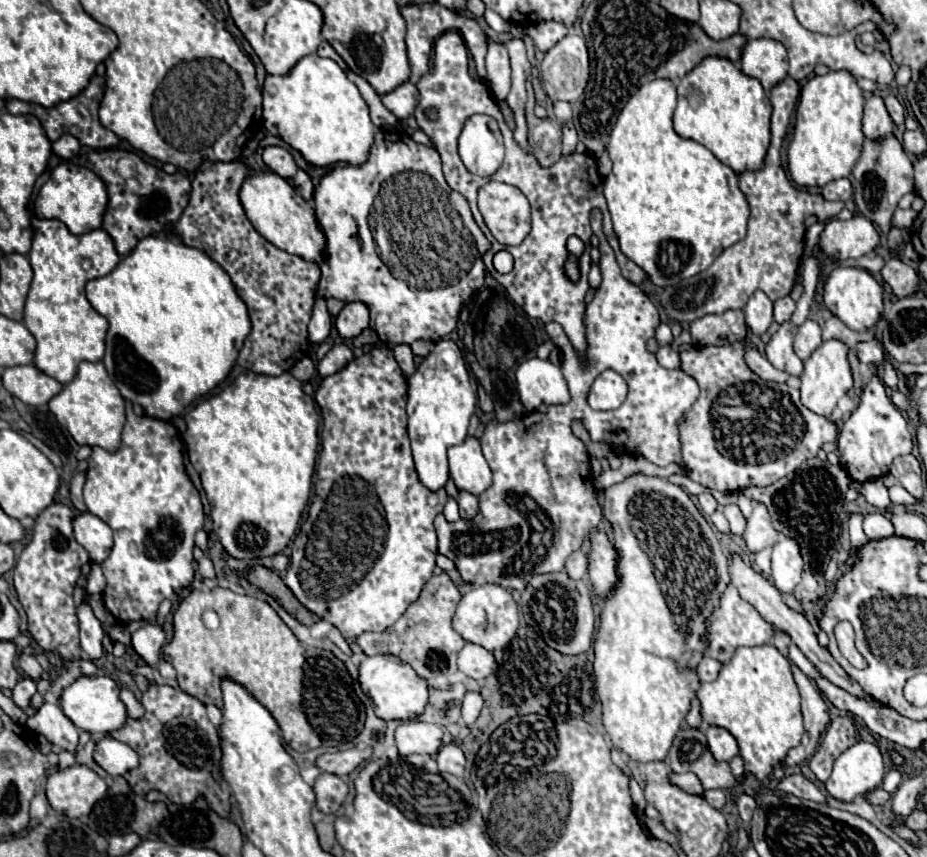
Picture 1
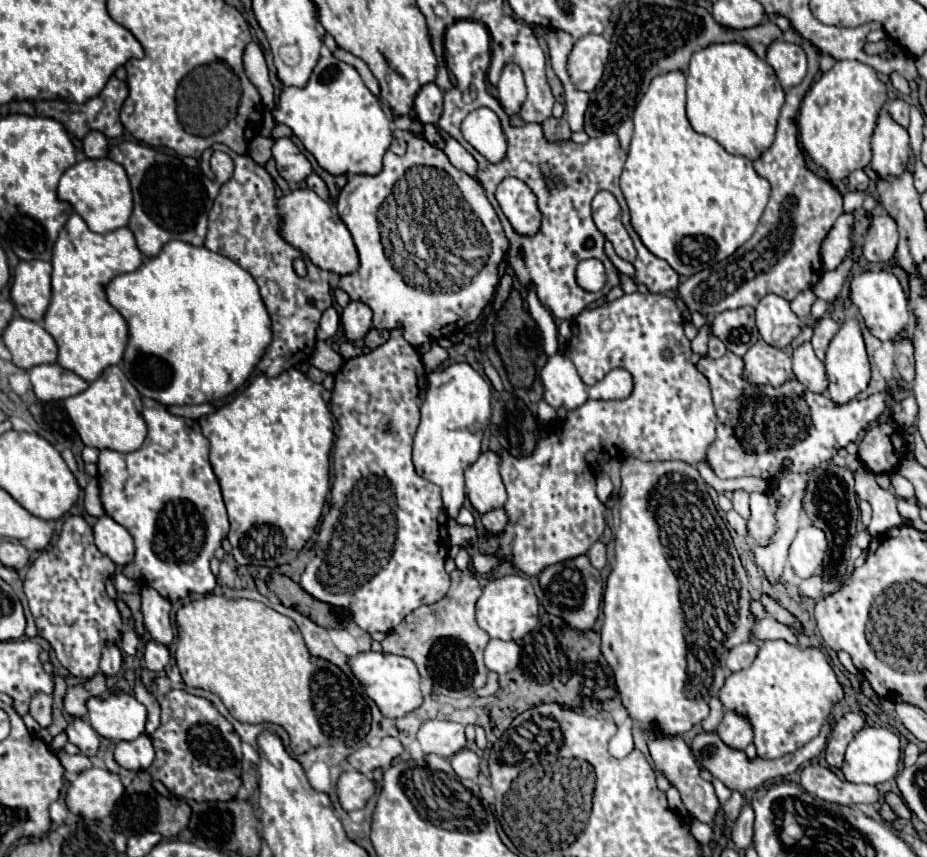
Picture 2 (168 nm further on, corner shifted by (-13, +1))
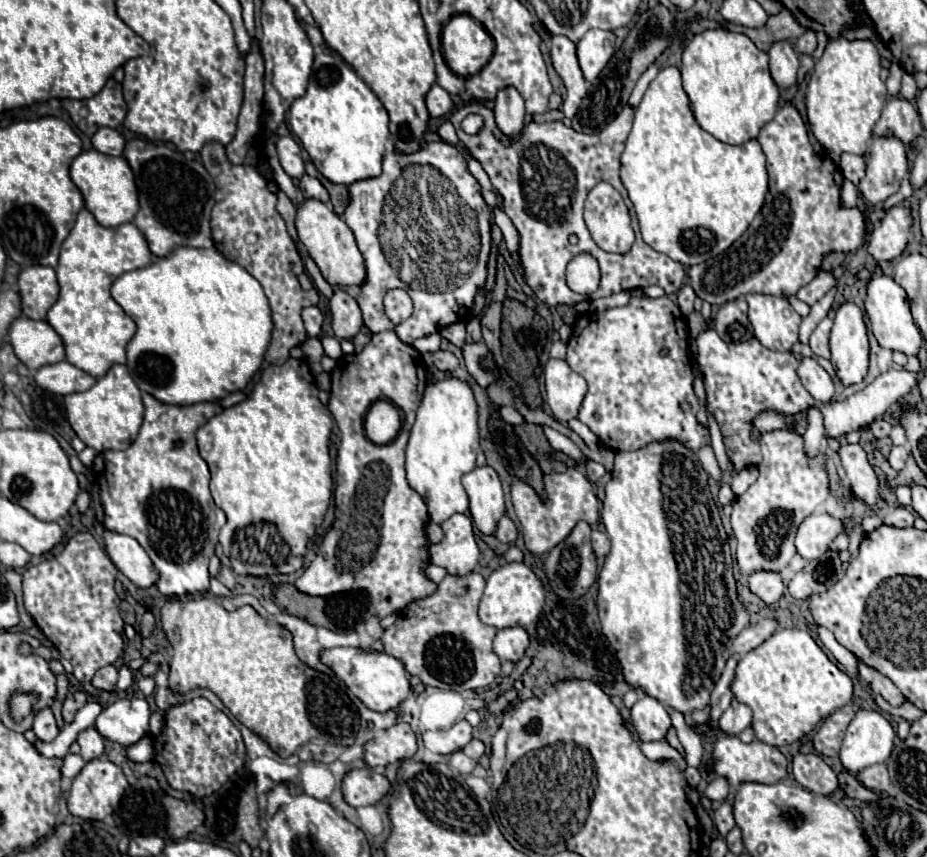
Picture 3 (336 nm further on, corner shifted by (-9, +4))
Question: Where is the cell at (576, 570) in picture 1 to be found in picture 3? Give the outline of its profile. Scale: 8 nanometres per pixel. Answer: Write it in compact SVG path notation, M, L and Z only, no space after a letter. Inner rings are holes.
M594 530L592 532L592 548L594 548L596 556L606 556L608 550L610 550L608 536L604 532L600 532L600 530Z

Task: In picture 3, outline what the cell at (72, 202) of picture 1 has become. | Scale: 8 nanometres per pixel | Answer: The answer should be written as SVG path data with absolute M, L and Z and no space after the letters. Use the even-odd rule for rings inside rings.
M86 150L82 152L70 168L72 180L74 184L82 190L84 200L86 200L86 208L94 214L94 218L106 226L106 228L116 228L120 224L132 222L140 204L138 204L138 188L134 182L134 174L130 164L126 162L126 158L116 158L116 156L108 156L102 154L98 150Z

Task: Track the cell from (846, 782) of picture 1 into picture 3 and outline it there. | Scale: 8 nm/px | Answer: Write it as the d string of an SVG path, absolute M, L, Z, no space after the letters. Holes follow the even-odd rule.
M860 708L846 730L840 762L850 774L856 774L872 764L886 762L890 758L894 738L894 728L880 712Z

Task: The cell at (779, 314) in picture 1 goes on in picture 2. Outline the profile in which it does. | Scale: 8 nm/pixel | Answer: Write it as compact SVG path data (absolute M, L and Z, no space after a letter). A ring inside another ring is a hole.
M808 289L808 291L802 291L794 301L790 301L790 307L798 317L806 317L806 315L810 315L810 305L814 303L814 299L816 299L816 295Z

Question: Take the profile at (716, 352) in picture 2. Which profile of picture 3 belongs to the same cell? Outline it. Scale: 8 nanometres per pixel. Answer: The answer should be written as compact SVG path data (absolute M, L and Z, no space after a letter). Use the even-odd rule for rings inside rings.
M714 328L700 332L696 346L696 362L702 370L706 388L706 414L714 416L720 426L732 468L738 472L750 464L758 464L762 454L758 440L752 438L754 418L768 410L780 412L784 416L796 416L814 402L796 374L800 362L792 352L772 352L764 348L756 338L738 344L726 344Z

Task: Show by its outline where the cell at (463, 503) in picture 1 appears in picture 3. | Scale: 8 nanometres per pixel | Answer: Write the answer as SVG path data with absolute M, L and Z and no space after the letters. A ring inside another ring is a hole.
M502 516L500 522L498 522L498 530L496 530L496 538L500 542L516 542L518 540L518 528L516 524L508 518L508 516Z

